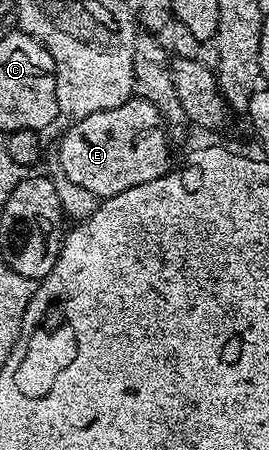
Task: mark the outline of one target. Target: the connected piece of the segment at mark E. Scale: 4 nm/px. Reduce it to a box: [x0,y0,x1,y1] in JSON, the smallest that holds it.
[60,97,168,201]

